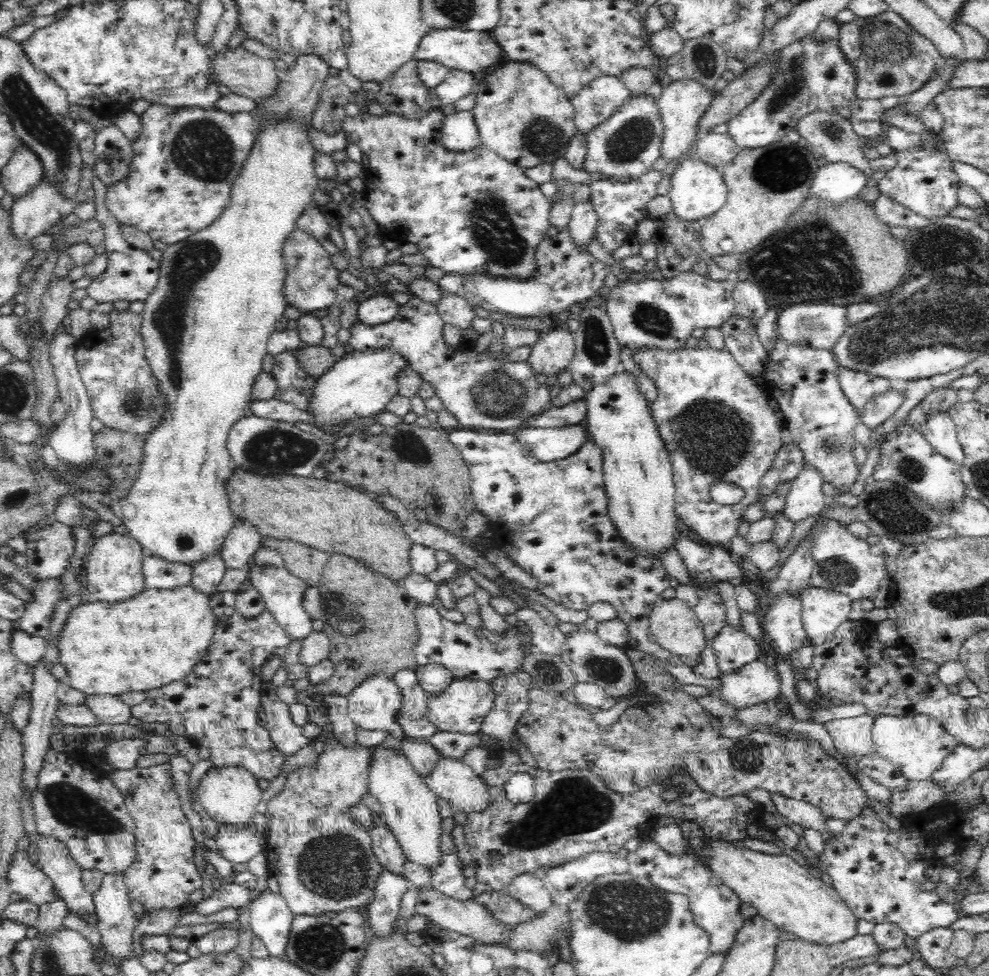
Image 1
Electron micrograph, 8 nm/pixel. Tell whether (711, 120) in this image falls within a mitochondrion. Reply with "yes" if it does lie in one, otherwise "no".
no

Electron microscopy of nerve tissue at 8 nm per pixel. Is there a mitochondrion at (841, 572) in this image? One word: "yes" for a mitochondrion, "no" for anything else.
yes

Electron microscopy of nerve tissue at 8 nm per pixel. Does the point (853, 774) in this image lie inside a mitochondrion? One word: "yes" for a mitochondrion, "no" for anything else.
no

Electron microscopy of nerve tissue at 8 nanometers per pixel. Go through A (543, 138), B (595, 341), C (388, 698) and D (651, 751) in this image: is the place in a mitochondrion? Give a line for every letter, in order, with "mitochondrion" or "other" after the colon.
A: mitochondrion
B: mitochondrion
C: other
D: mitochondrion

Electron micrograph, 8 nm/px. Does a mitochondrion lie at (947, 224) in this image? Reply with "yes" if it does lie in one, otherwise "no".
no

